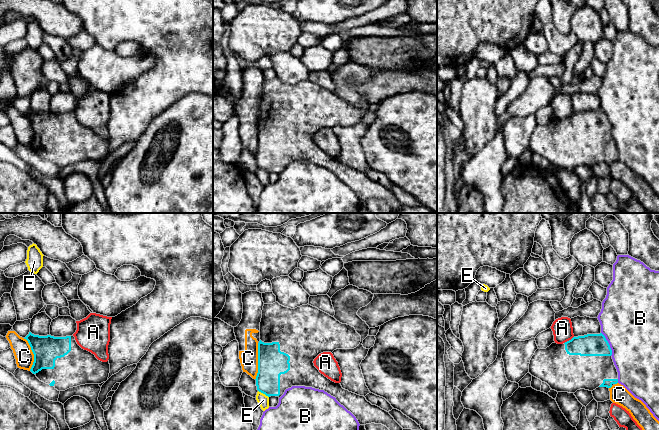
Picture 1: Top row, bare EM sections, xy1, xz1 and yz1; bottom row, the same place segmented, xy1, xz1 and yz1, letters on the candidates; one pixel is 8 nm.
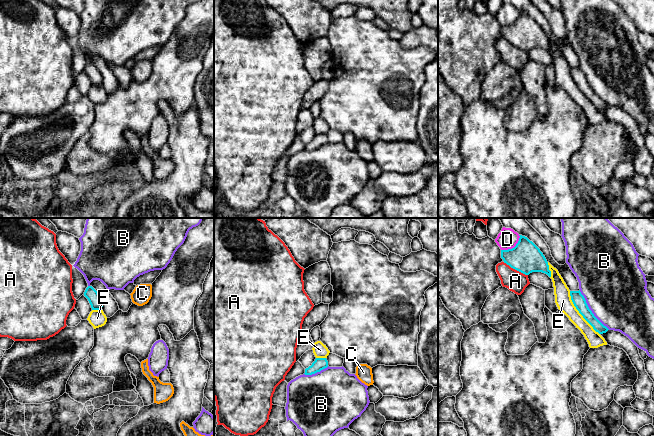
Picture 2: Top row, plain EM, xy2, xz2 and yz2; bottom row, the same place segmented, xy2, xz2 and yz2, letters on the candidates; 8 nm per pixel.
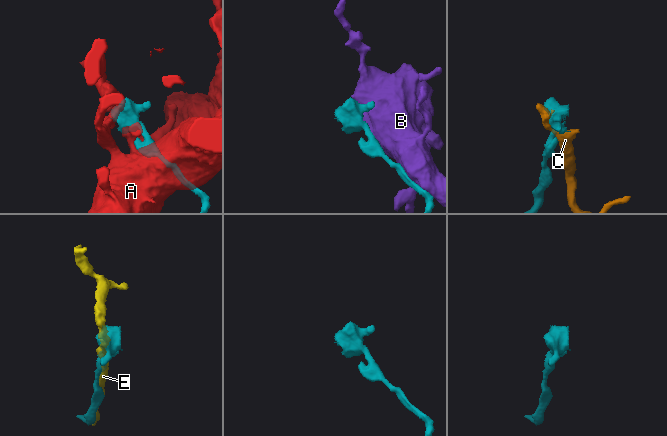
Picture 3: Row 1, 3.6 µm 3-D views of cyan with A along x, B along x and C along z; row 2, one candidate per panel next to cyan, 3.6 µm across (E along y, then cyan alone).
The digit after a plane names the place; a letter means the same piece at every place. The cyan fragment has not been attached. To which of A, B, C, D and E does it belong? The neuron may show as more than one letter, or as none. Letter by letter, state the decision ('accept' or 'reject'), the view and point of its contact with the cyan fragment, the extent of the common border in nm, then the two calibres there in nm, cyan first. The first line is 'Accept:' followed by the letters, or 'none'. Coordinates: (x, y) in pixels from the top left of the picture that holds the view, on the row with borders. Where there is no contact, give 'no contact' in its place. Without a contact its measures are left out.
Accept: none
A: reject | yz2 (515, 269) | 220 nm | 240/170 nm
B: reject | yz2 (590, 310) | 400 nm | 100/500 nm
C: reject | xz1 (258, 361) | 300 nm | 220/140 nm
D: reject | yz2 (512, 248) | 200 nm | 240/160 nm
E: reject | yz2 (579, 312) | 420 nm | 100/130 nm

